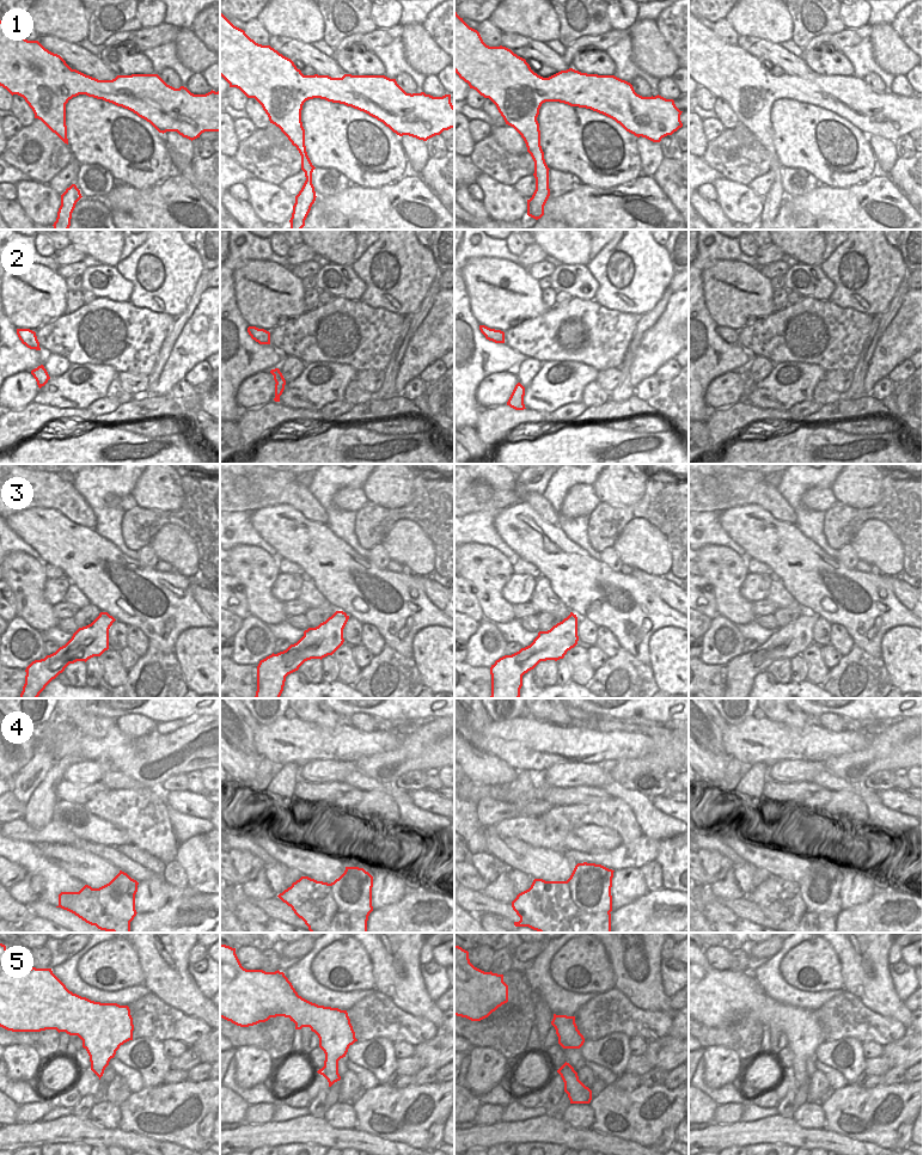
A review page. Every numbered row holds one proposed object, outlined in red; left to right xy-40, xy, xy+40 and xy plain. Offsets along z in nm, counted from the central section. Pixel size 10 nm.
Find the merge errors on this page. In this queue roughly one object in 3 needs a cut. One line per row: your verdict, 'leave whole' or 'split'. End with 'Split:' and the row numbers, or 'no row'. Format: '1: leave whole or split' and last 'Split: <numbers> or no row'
1: leave whole
2: leave whole
3: leave whole
4: split
5: leave whole
Split: 4

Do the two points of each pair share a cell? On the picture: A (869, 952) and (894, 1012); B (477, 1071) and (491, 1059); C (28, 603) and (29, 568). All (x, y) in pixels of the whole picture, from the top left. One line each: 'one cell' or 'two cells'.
A: one cell
B: one cell
C: one cell

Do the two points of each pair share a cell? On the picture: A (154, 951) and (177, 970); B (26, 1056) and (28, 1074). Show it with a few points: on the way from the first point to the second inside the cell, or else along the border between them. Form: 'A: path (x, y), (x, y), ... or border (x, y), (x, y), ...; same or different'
A: path (160, 954), (171, 965); same
B: path (26, 1061), (28, 1069); same

